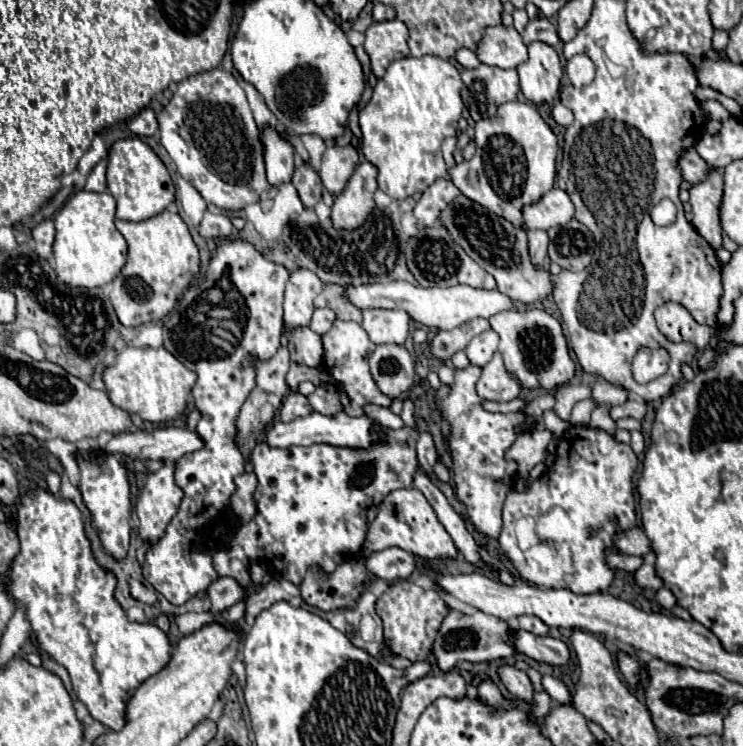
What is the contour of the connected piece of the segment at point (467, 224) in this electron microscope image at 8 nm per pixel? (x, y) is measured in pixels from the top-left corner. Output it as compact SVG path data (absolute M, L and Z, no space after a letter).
M458 196L452 204L448 204L448 208L442 210L440 220L446 228L450 228L454 242L462 244L462 248L470 252L470 256L496 278L500 292L506 292L510 298L528 306L542 302L546 296L552 294L554 284L550 280L550 272L546 272L544 268L536 268L530 260L526 242L528 232L524 228L516 228L508 220L496 216L494 212L468 200L466 196Z

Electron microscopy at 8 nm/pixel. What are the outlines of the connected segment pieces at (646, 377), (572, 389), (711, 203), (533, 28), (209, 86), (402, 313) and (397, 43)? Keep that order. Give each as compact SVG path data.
M640 348L638 350L638 354L634 356L634 362L632 362L632 374L634 374L634 380L640 384L654 380L656 368L654 368L652 348Z
M560 386L554 390L554 398L556 398L554 410L558 412L560 418L568 420L568 414L570 414L574 402L584 400L588 396L590 396L590 386Z
M708 168L706 178L690 188L690 206L692 206L692 214L694 214L692 226L714 250L718 250L722 246L722 228L718 224L718 204L722 200L722 186L724 186L724 182L722 182L720 172L716 168Z
M536 17L529 21L529 24L522 32L524 44L528 45L534 40L546 40L550 46L556 46L560 42L558 28L545 17Z
M216 68L182 80L170 102L158 114L158 126L160 126L160 144L168 150L180 176L188 180L206 202L222 210L242 210L246 204L258 202L260 194L268 190L260 130L252 118L252 110L248 106L244 90L238 86L238 82L230 72Z
M372 308L364 310L362 328L374 344L404 344L410 336L410 316L406 310Z
M400 20L374 22L366 30L364 48L370 54L372 70L378 78L382 78L386 74L386 68L392 60L404 58L410 54L406 38L408 38L408 28Z

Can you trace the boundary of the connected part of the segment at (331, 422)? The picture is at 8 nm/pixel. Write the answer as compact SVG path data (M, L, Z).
M310 412L308 416L296 418L292 422L272 422L266 428L266 444L270 448L290 448L290 446L312 446L318 442L332 444L332 446L350 446L350 448L366 448L376 440L376 434L370 434L372 420L368 416L362 418L350 418L344 412L338 412L334 416L324 416L318 412Z

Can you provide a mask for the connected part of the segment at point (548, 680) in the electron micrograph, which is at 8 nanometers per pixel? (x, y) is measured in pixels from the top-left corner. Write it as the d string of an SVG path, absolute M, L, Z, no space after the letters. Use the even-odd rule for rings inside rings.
M544 676L542 678L542 684L544 684L544 690L552 696L552 700L556 700L558 704L568 704L570 702L570 690L568 686L560 680L560 678L554 678L554 676Z

